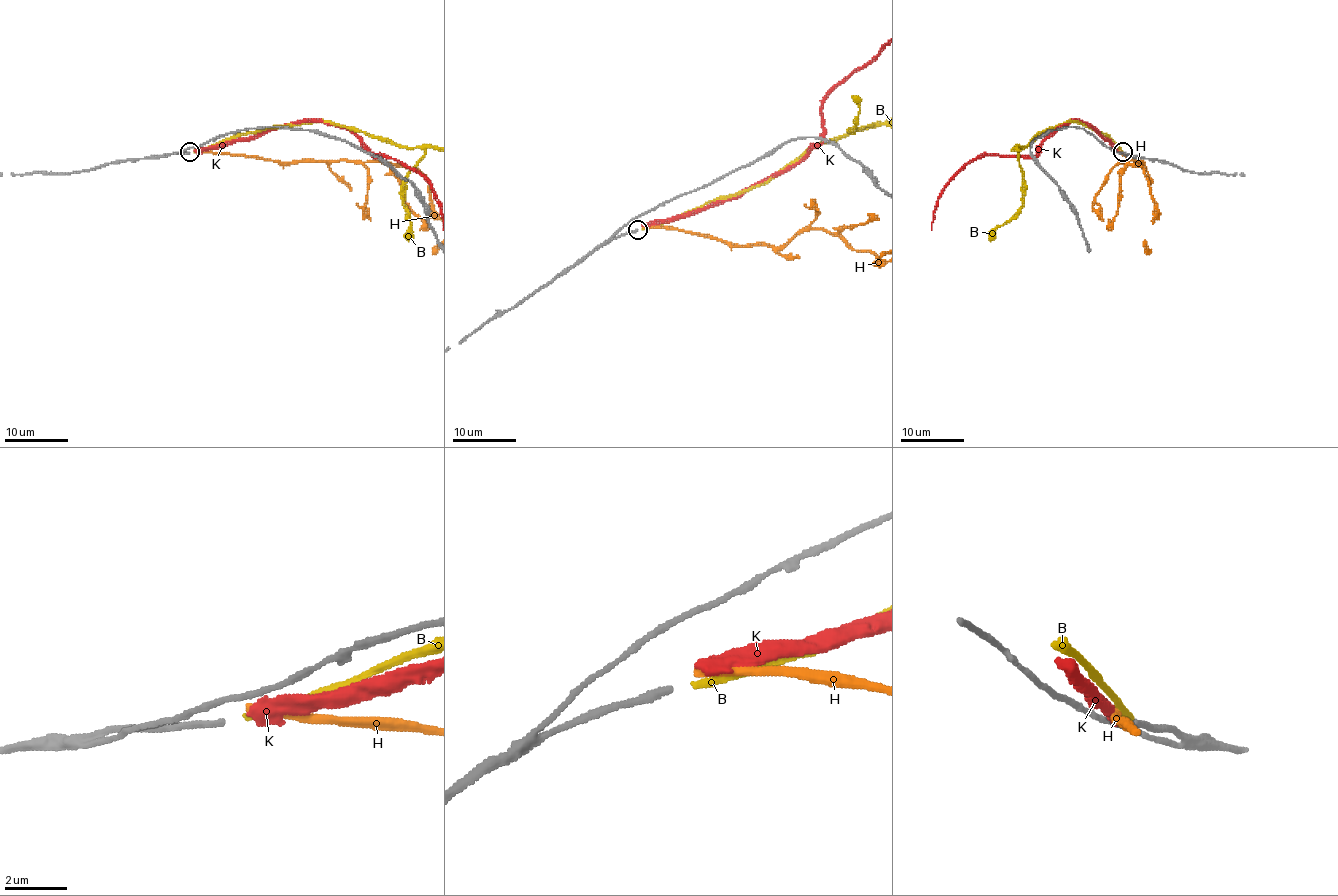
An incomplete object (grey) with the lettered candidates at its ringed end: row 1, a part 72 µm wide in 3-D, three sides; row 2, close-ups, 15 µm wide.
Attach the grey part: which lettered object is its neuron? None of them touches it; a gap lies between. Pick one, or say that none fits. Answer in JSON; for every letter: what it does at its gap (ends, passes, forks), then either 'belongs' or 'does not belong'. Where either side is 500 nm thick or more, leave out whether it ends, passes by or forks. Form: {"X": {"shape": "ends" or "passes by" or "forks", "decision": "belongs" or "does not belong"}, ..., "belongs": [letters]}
{"B": {"shape": "ends", "decision": "belongs"}, "H": {"shape": "ends", "decision": "does not belong"}, "K": {"shape": "ends", "decision": "does not belong"}, "belongs": ["B"]}

